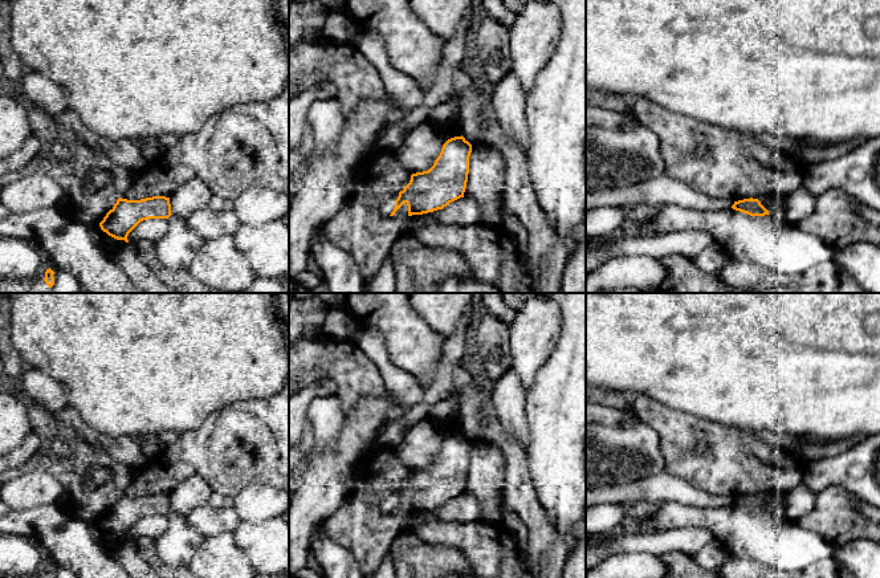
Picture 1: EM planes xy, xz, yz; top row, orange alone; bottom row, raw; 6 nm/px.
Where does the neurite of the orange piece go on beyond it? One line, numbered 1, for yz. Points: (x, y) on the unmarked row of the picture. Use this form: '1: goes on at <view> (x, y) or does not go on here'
1: does not go on here

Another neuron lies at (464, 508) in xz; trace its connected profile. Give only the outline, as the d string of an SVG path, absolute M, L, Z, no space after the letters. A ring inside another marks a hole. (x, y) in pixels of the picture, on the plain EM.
M460 494L443 506L406 514L404 530L429 521L473 522L481 517L481 504L470 494Z

